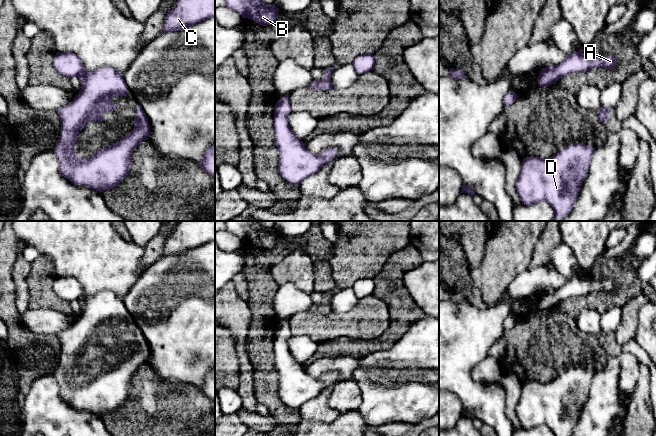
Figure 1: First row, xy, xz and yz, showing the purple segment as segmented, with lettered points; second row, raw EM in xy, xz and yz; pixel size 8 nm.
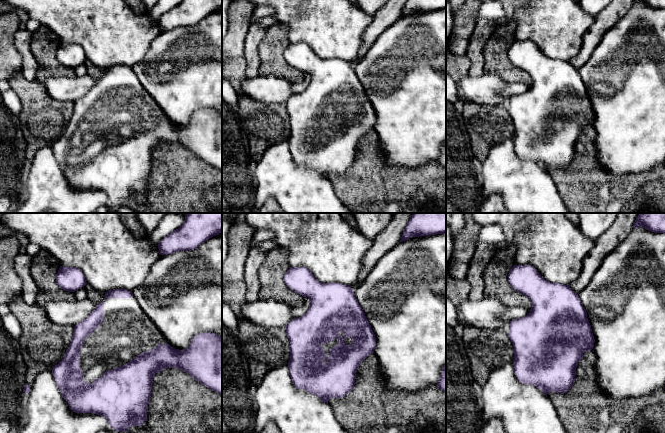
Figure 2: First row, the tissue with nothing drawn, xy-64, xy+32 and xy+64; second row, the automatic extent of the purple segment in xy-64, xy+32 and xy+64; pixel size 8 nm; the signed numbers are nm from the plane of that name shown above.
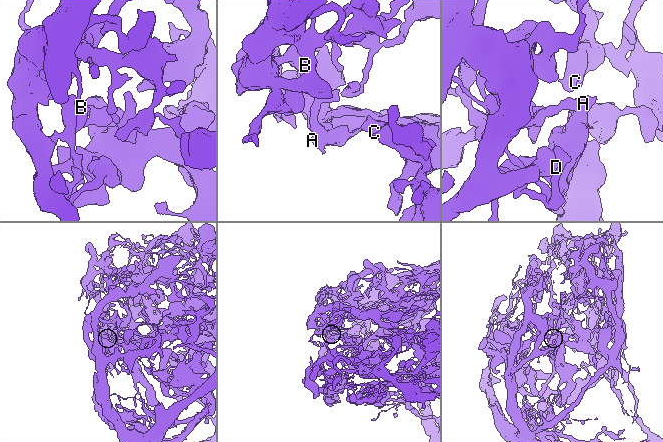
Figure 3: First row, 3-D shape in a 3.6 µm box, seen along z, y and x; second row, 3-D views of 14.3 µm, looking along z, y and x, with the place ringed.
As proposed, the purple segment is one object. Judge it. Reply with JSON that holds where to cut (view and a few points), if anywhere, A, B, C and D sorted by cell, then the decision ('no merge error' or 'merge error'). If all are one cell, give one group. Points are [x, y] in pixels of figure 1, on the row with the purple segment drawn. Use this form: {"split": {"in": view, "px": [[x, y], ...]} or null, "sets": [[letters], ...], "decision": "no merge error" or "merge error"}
{"split": null, "sets": [["A", "B", "C", "D"]], "decision": "no merge error"}

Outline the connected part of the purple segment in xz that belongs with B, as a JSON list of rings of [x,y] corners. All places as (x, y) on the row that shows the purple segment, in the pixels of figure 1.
[[[226,0],[226,7],[237,11],[243,18],[251,19],[261,26],[274,23],[279,12],[274,3],[266,4],[261,0]]]

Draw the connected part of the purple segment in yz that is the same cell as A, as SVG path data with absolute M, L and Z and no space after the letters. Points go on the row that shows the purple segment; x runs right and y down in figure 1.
M581 49L576 53L566 56L566 59L559 65L549 65L542 68L538 75L538 85L546 87L556 82L569 73L586 73L593 68L613 69L616 65L616 59L610 55L593 56L589 51Z

